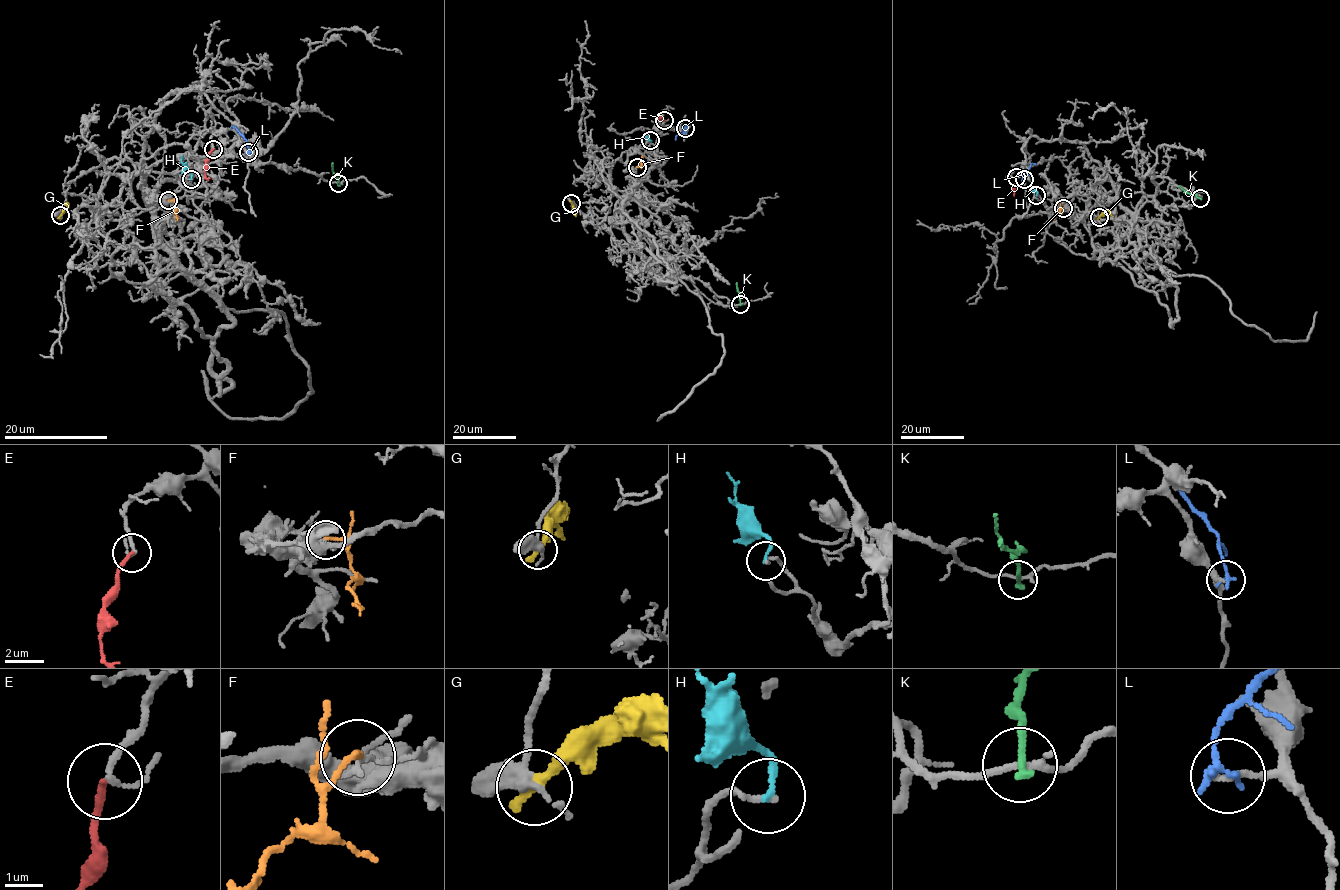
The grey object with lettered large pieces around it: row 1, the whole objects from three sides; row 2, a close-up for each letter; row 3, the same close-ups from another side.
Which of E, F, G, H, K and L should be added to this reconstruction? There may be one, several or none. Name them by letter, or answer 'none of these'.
none of these

